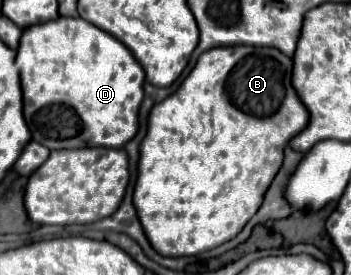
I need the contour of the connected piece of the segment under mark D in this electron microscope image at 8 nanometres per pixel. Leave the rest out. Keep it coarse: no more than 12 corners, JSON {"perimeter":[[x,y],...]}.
{"perimeter":[[81,17],[23,29],[33,141],[123,147],[145,71]]}

